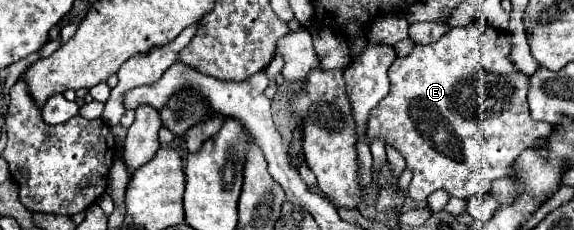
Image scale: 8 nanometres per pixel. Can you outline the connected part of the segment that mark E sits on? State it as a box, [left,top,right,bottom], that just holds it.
[368,19,552,201]

